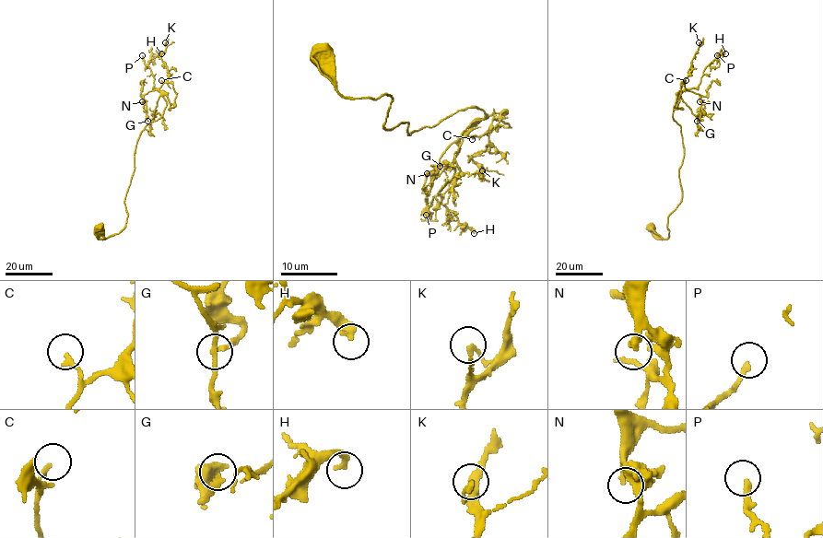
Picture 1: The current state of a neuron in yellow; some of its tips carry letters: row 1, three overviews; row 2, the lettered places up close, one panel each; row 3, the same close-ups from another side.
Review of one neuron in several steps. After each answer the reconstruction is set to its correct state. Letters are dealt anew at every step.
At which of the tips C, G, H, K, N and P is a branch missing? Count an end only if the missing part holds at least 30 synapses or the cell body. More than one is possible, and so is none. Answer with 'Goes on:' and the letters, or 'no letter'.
Goes on: N, P

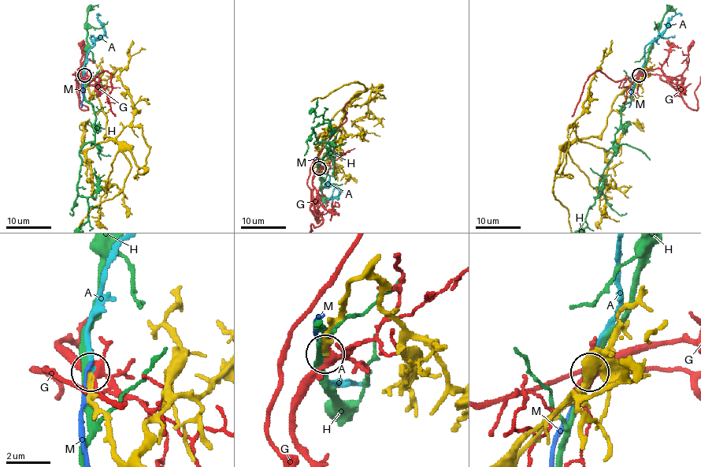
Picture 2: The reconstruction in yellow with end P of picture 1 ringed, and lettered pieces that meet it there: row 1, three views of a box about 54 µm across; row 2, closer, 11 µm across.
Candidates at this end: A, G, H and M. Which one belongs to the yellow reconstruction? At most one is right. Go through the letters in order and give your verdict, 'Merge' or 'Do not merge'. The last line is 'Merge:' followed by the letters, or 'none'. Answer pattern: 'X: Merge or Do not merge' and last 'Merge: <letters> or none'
A: Merge
G: Do not merge
H: Do not merge
M: Do not merge
Merge: A

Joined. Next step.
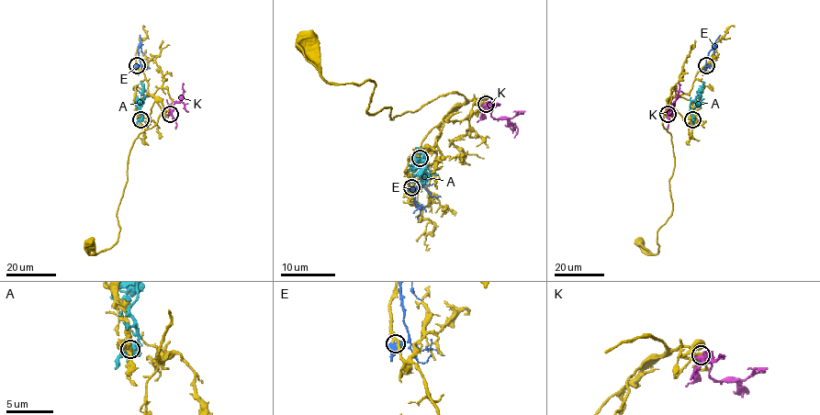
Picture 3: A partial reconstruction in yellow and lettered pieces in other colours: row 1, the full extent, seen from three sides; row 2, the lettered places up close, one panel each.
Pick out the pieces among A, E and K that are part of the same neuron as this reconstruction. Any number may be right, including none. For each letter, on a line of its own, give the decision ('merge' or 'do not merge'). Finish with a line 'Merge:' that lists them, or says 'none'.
A: do not merge
E: do not merge
K: merge
Merge: K

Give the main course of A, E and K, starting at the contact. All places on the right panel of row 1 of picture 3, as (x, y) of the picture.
A: (692, 118), (690, 103), (701, 95), (702, 82)
E: (706, 65), (708, 52), (720, 35)
K: (668, 113), (674, 104), (679, 83)

